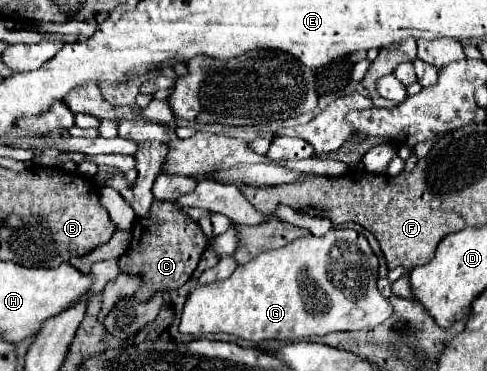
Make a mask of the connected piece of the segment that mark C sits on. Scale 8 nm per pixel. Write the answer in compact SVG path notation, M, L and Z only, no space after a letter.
M153 201L147 217L137 217L133 223L133 241L127 253L119 259L119 269L129 275L141 277L141 287L133 295L135 301L149 301L159 291L181 287L195 271L209 241L199 223L181 211L177 203Z

